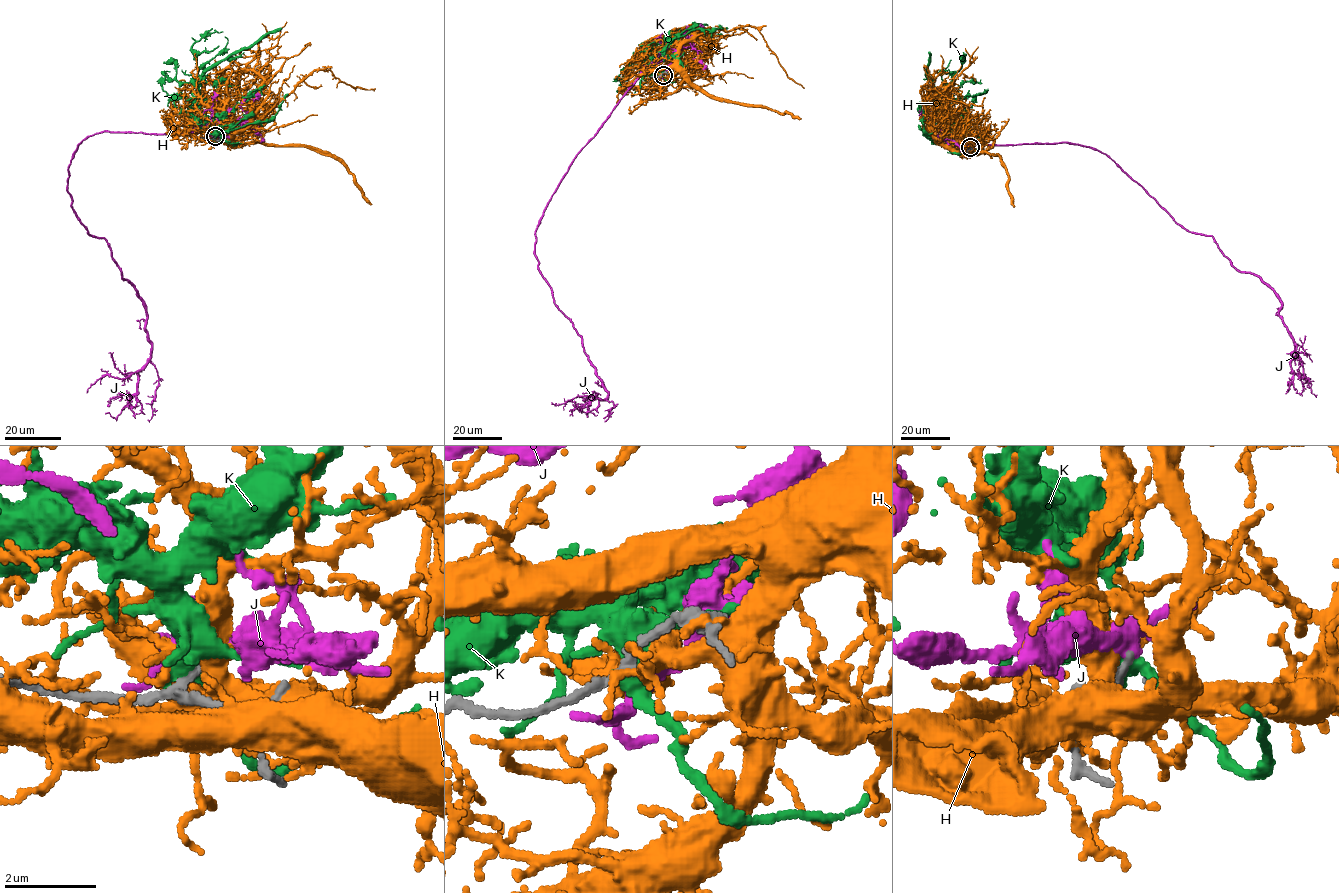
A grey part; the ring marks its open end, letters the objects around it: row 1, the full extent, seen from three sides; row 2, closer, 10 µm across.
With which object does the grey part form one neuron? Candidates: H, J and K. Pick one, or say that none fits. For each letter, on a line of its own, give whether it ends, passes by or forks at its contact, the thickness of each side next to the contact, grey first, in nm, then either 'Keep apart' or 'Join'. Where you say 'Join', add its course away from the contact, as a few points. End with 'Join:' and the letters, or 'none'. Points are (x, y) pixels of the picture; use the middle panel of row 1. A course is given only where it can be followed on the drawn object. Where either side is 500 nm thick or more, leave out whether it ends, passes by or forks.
H: It forks there. Thickness 140 nm (grey) against 420 nm. Keep apart
J: It forks there. Thickness 130 nm (grey) against 360 nm. Keep apart
K: It passes by. Thickness 200 nm (grey) against 400 nm. Keep apart
Join: none

